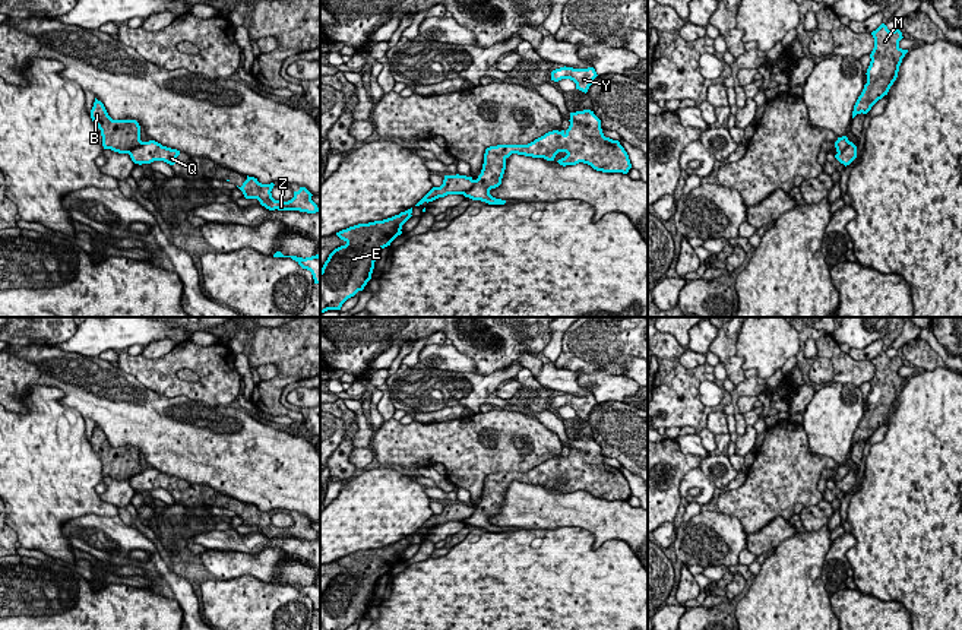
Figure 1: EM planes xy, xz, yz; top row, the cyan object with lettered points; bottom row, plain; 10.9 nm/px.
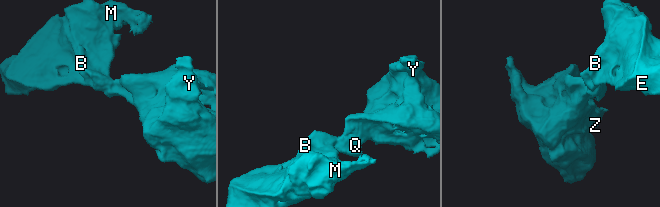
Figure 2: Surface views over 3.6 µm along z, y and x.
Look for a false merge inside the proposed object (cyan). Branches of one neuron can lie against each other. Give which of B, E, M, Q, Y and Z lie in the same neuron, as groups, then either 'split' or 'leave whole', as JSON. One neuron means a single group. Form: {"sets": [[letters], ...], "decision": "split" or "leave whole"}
{"sets": [["B", "E", "M"], ["Q", "Y", "Z"]], "decision": "split"}

